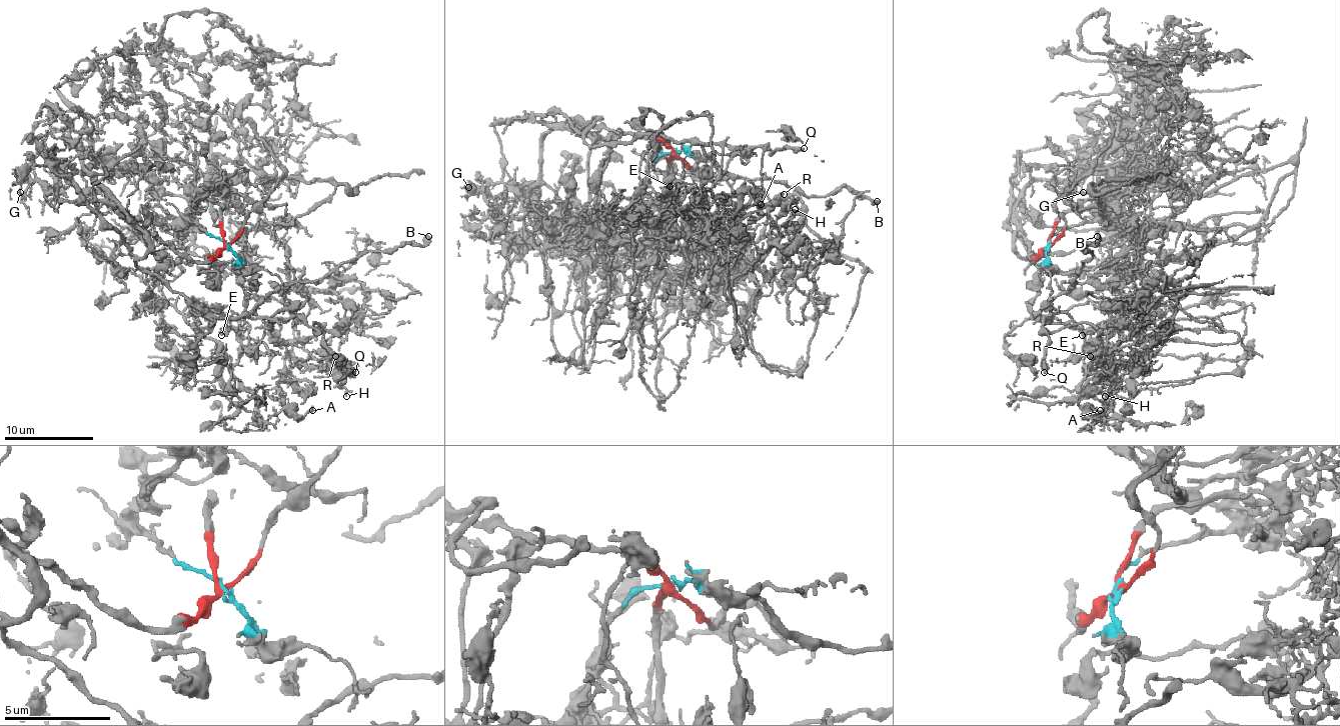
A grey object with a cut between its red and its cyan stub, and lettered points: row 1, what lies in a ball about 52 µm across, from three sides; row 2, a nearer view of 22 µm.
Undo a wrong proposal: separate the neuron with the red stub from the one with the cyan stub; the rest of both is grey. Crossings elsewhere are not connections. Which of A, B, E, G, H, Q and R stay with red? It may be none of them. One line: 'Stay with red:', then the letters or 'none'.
Stay with red: B, Q

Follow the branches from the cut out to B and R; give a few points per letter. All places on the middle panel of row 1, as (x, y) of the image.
B: (675, 153), (598, 117), (583, 140), (695, 142), (735, 175), (806, 195), (851, 186), (877, 202)
R: (675, 153), (625, 240), (697, 226), (700, 286), (737, 235), (769, 295), (800, 226), (771, 229), (784, 193)

